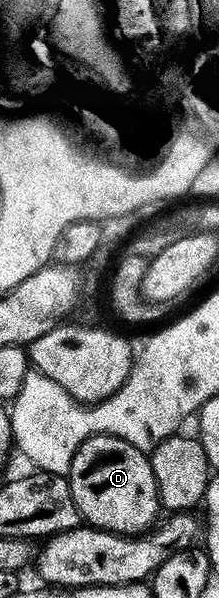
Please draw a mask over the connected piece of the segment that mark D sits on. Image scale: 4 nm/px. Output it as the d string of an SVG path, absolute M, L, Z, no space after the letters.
M92 434L77 448L69 464L66 479L73 492L73 504L77 504L79 509L79 517L88 526L96 526L98 530L108 530L114 534L134 536L147 533L160 521L161 507L157 480L153 480L150 457L123 438L112 434Z

